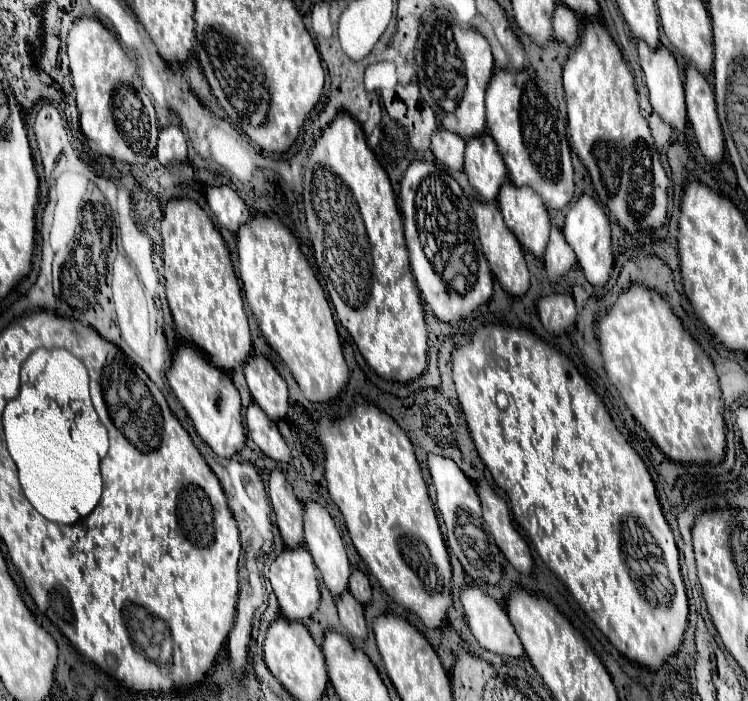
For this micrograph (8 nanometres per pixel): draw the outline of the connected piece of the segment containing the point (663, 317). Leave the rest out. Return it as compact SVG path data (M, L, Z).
M631 285L613 307L599 319L597 337L609 381L619 389L625 405L657 447L671 459L683 463L719 463L725 453L725 423L721 415L719 379L709 355L685 331L669 303L651 287Z

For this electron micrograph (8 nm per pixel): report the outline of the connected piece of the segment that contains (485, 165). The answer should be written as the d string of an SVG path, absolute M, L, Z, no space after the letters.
M489 133L471 137L465 149L465 173L469 183L485 201L493 201L501 183L507 179L507 167L499 159L499 149Z

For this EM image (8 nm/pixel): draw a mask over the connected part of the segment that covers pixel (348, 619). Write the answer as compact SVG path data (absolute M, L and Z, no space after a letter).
M343 591L343 595L339 595L335 599L335 603L337 603L339 619L341 619L343 627L347 629L347 633L355 639L365 639L367 625L365 625L365 617L363 617L363 605L351 595L351 591Z

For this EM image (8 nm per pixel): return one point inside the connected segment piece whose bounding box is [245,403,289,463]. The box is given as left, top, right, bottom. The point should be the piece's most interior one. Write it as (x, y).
(262, 430)

